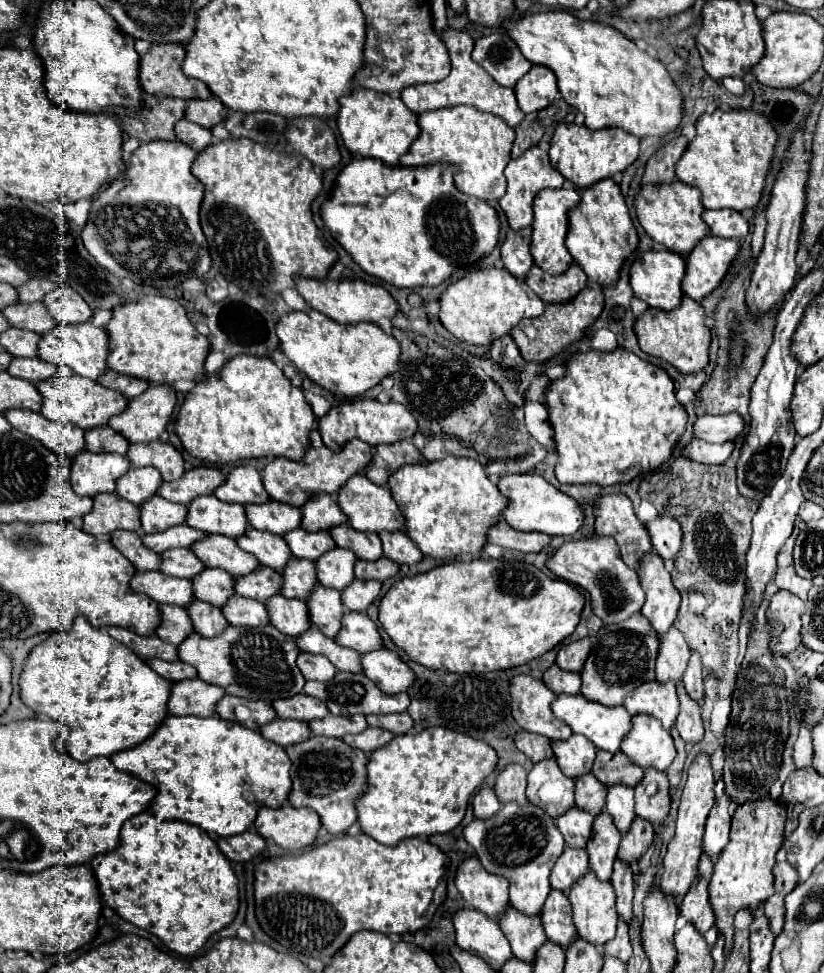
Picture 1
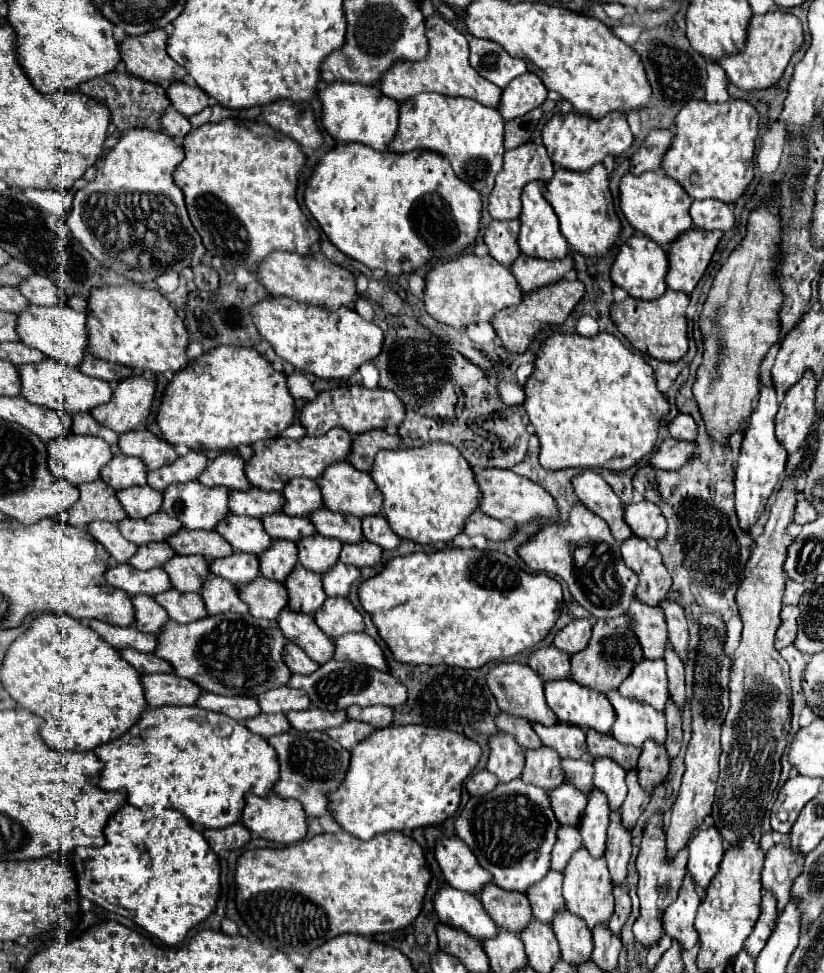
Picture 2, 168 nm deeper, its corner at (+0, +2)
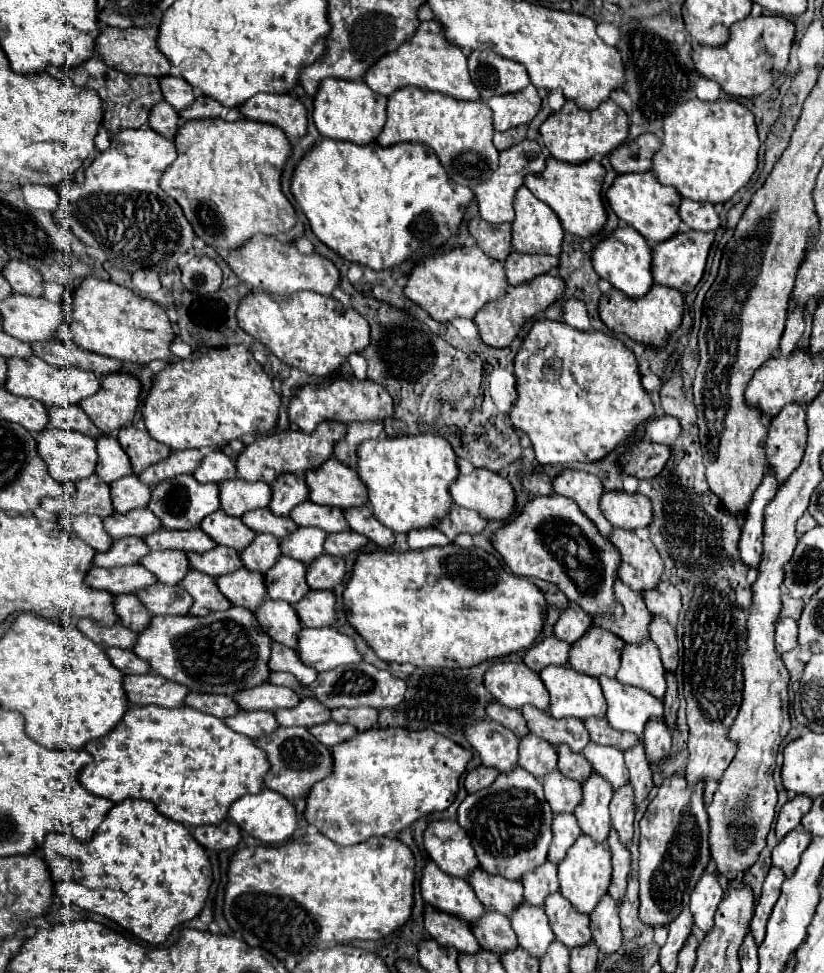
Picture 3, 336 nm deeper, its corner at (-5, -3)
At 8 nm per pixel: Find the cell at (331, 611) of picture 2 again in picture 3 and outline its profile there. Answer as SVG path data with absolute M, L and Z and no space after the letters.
M310 591L296 607L304 627L334 627L338 623L336 595L332 591Z

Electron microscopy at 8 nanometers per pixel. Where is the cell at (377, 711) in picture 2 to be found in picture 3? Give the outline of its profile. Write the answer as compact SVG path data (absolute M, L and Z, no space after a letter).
M358 707L358 709L348 709L348 723L358 727L358 731L368 731L376 727L378 723L378 711L370 707Z

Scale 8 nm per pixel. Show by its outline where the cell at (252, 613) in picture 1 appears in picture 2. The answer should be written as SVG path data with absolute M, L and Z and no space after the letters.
M213 574L205 578L201 598L209 614L219 614L219 612L229 612L229 610L239 612L239 614L247 612L247 604L241 602L235 586L225 582L225 578L217 578Z

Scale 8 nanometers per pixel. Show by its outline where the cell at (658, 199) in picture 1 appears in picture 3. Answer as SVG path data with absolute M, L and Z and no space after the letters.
M652 171L648 173L626 173L620 175L614 185L608 189L606 193L608 203L612 207L612 211L630 227L634 227L640 235L644 235L644 239L650 245L668 241L670 237L674 237L678 233L678 227L682 223L680 215L678 215L678 207L682 197L678 195L678 191L674 187L662 185L656 175Z

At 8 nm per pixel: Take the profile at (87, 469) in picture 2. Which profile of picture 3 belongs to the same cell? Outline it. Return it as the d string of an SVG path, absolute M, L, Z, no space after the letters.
M46 429L38 433L38 453L42 455L44 463L48 465L48 473L60 481L60 483L76 483L96 473L98 463L98 451L96 451L96 439L86 437L76 431L62 431L62 429Z

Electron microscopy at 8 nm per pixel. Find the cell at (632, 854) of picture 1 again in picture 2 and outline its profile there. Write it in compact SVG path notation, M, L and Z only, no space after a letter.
M637 770L627 772L627 798L623 802L623 824L627 830L631 830L637 822L637 818L643 814L645 806L649 804L649 794L639 786L637 782Z

